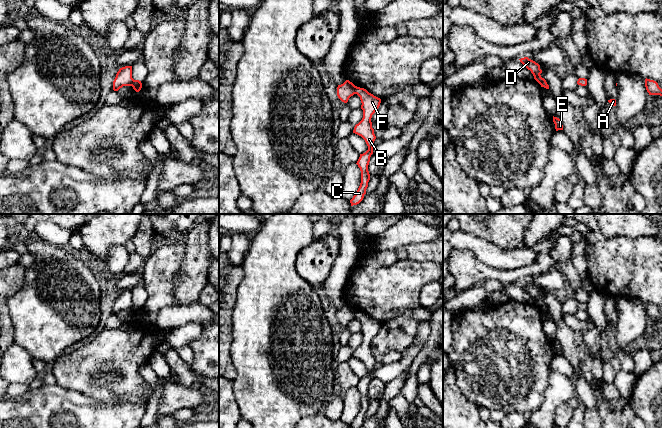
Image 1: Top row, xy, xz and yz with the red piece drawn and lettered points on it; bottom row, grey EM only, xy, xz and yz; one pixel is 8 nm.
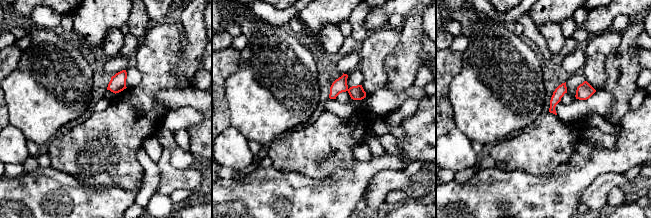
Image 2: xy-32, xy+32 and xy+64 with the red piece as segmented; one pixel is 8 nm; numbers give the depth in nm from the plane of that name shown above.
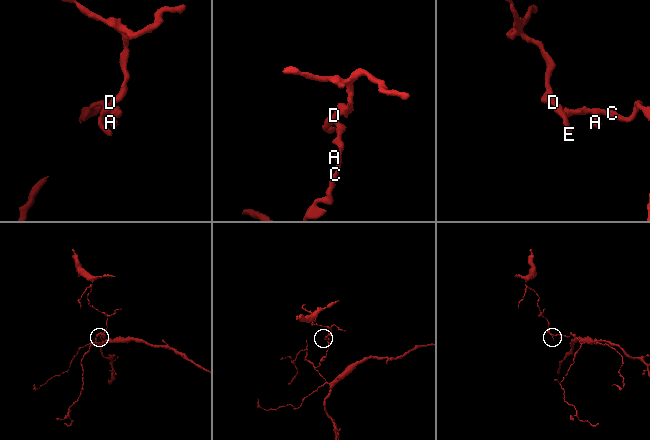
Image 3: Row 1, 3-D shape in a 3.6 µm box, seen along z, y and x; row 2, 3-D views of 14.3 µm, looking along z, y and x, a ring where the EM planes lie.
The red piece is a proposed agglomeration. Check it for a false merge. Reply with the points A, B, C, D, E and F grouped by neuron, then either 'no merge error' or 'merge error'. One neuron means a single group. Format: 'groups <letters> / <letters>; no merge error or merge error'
groups A B C F / D E; merge error

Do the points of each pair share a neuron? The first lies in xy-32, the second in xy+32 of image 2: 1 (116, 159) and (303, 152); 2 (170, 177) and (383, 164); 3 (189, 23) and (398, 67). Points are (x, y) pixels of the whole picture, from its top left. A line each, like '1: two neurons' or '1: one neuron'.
1: one neuron
2: two neurons
3: one neuron

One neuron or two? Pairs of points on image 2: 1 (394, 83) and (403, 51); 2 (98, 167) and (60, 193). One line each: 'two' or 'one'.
1: one
2: two

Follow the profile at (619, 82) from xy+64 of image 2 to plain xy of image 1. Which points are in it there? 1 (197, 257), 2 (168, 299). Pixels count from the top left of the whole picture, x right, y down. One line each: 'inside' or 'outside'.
1: inside
2: outside

